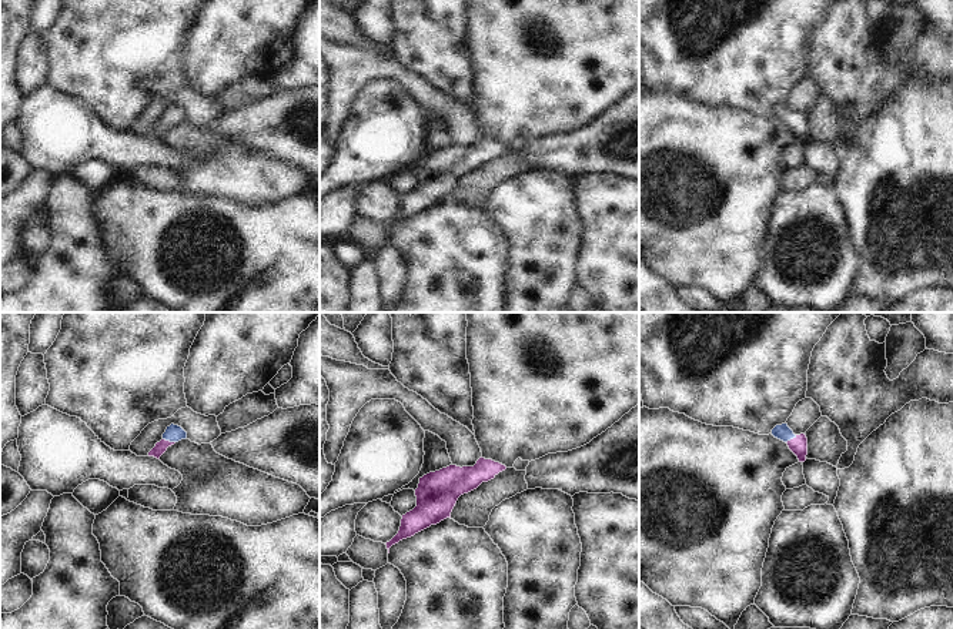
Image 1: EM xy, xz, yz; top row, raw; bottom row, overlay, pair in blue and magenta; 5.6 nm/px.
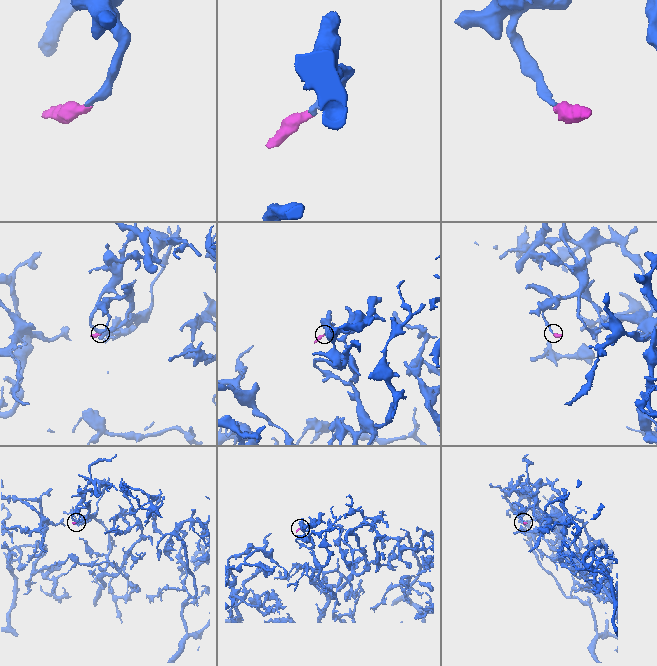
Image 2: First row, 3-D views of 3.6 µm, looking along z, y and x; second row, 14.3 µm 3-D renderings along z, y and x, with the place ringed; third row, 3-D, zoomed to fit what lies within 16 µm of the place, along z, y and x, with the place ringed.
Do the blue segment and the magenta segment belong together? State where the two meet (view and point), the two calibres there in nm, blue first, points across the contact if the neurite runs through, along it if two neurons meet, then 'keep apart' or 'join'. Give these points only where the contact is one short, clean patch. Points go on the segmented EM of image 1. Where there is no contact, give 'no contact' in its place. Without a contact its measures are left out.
meets blue in xy at (169, 440); 90 nm thick on the blue side, 70 nm on the other; runs through xy (173, 432), (169, 440), (160, 448); join

